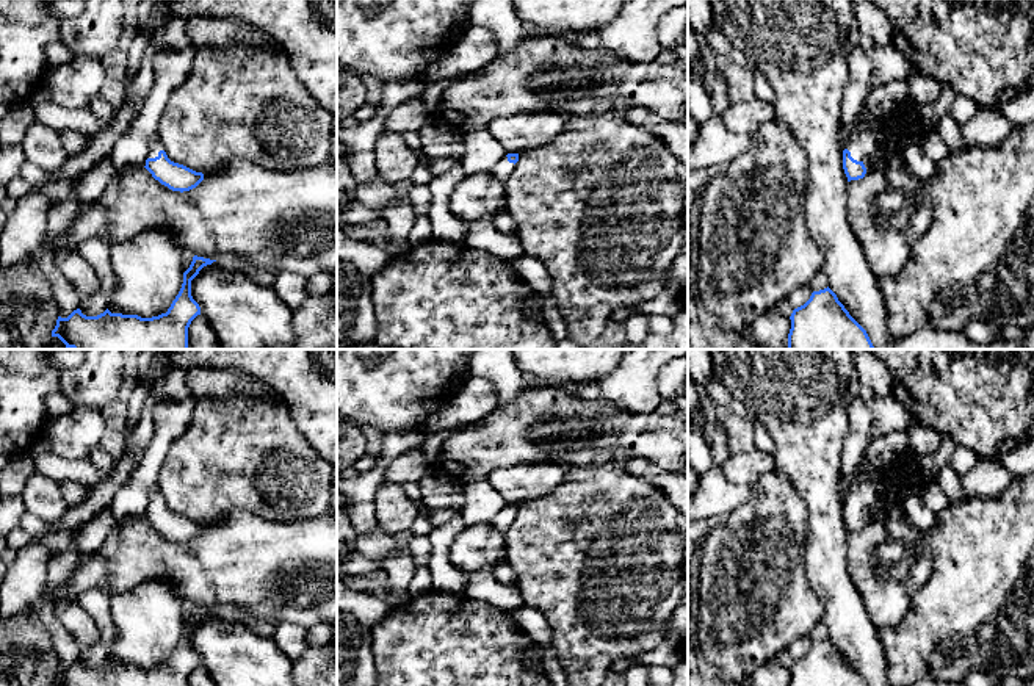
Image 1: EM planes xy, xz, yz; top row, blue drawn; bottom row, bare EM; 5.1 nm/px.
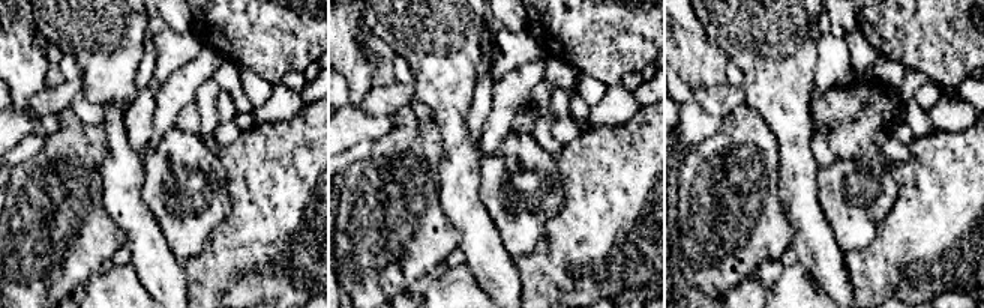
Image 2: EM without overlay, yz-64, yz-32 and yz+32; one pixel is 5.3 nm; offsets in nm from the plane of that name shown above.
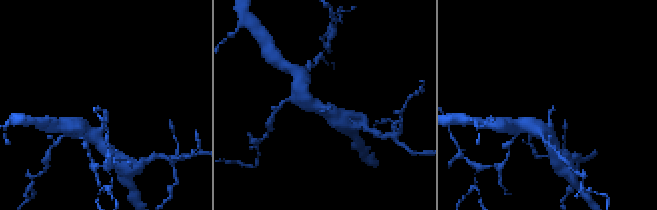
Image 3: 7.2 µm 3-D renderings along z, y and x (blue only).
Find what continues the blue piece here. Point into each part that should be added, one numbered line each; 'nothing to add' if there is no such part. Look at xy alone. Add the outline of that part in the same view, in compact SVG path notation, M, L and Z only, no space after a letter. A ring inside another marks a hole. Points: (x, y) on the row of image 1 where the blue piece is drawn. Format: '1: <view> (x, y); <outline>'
1: xy (155, 146); M155 136L150 144L149 144L149 152L147 152L147 158L155 158L158 157L158 152L164 150L161 141L158 139L158 136Z

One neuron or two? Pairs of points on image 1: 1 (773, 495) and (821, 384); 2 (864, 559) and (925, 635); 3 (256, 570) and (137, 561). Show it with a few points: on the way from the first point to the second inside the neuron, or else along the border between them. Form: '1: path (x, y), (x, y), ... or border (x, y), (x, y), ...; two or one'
1: border (774, 470), (780, 476); two
2: border (926, 581), (907, 614), (879, 630); two
3: path (226, 567), (190, 567), (166, 559); one

